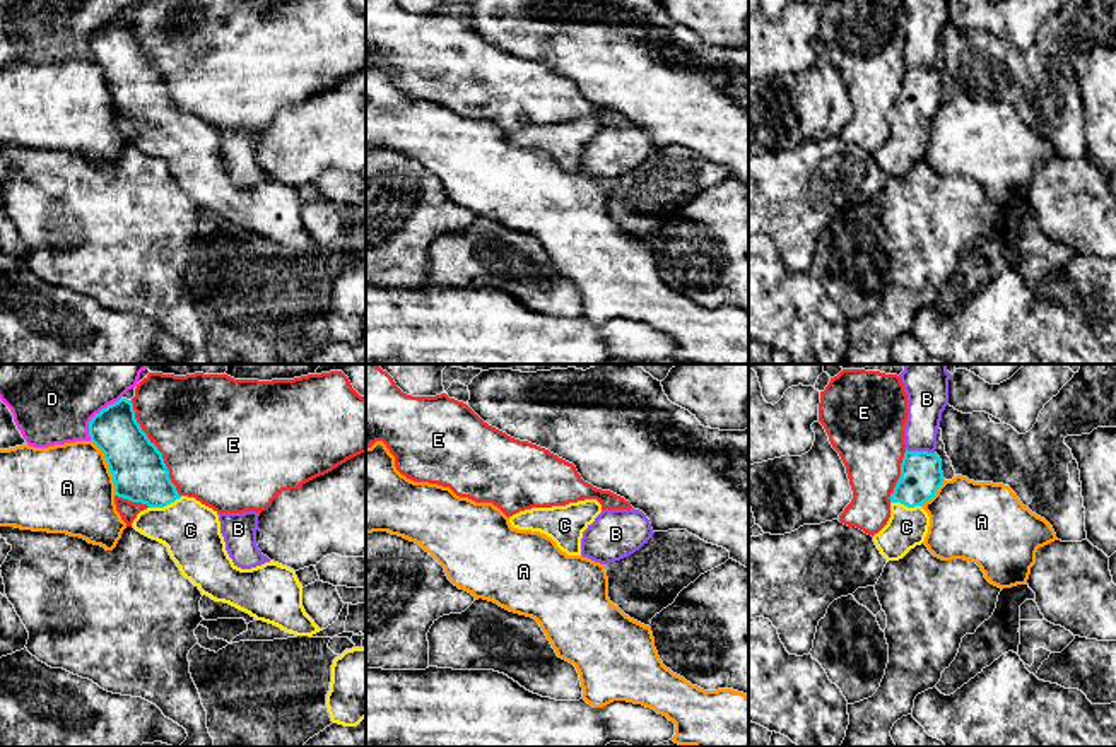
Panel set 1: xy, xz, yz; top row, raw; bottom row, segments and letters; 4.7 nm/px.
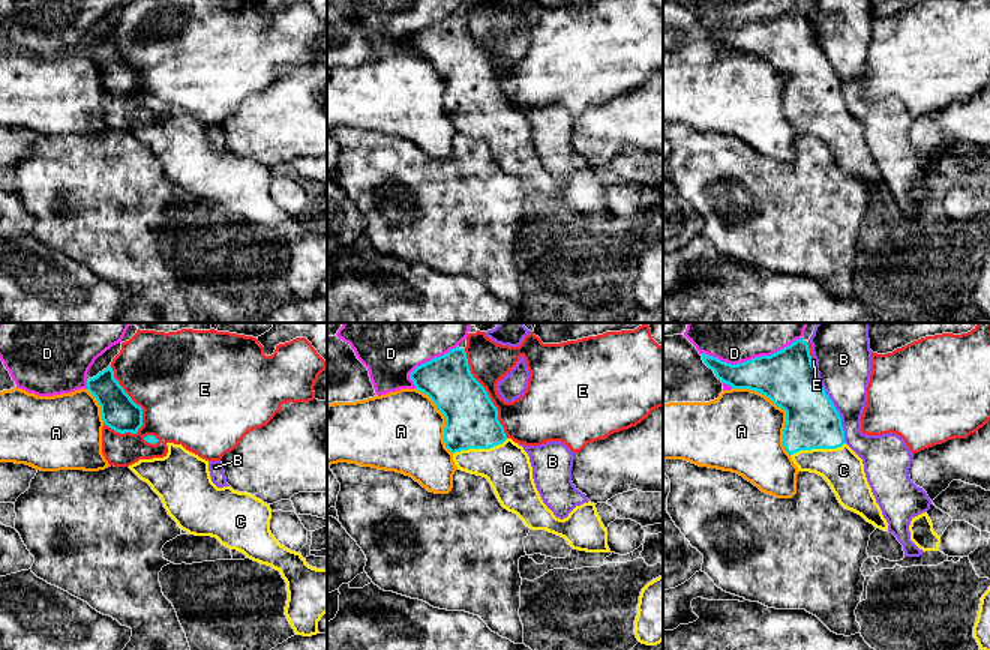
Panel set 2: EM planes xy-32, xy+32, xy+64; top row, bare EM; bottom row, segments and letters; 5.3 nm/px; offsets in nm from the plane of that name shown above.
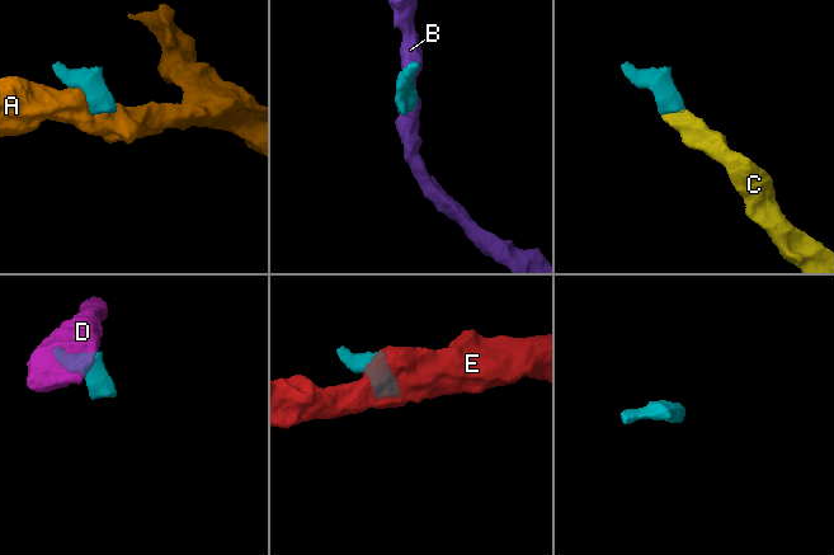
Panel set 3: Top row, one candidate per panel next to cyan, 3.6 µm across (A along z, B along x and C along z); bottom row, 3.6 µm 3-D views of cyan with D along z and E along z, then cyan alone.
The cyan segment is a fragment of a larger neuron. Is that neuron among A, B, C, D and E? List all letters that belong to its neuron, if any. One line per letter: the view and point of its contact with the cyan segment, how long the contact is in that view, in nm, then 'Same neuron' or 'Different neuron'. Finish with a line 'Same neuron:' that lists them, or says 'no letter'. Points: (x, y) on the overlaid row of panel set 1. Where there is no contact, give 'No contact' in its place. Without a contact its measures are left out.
A: Touches cyan at xy (108, 465). Shared border 280 nm. Different neuron
B: Touches cyan at yz (920, 452). Shared border 140 nm. Different neuron
C: Touches cyan at xy (164, 505). Shared border 170 nm. Same neuron
D: Touches cyan at xy (94, 416). Shared border 260 nm. Different neuron
E: Touches cyan at xy (156, 448). Shared border 500 nm. Different neuron
Same neuron: C

